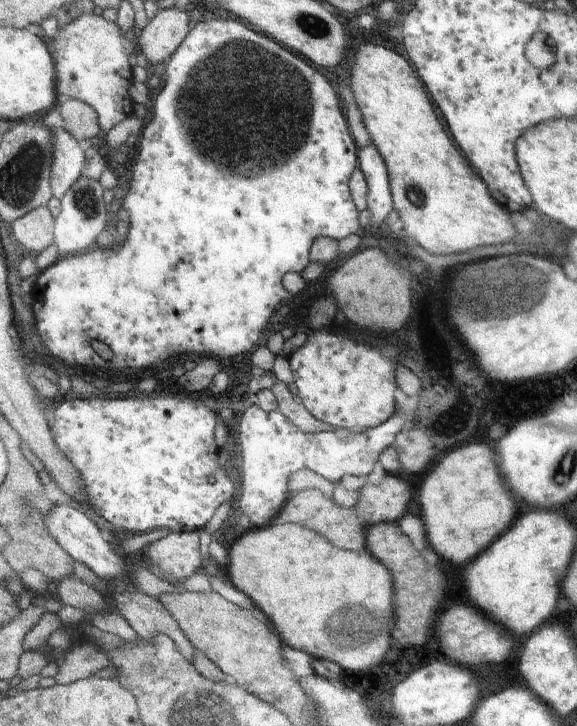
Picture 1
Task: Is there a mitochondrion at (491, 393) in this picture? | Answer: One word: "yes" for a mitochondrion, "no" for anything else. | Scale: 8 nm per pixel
no

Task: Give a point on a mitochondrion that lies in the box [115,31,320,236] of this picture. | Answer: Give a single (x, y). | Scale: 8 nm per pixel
(229, 155)

